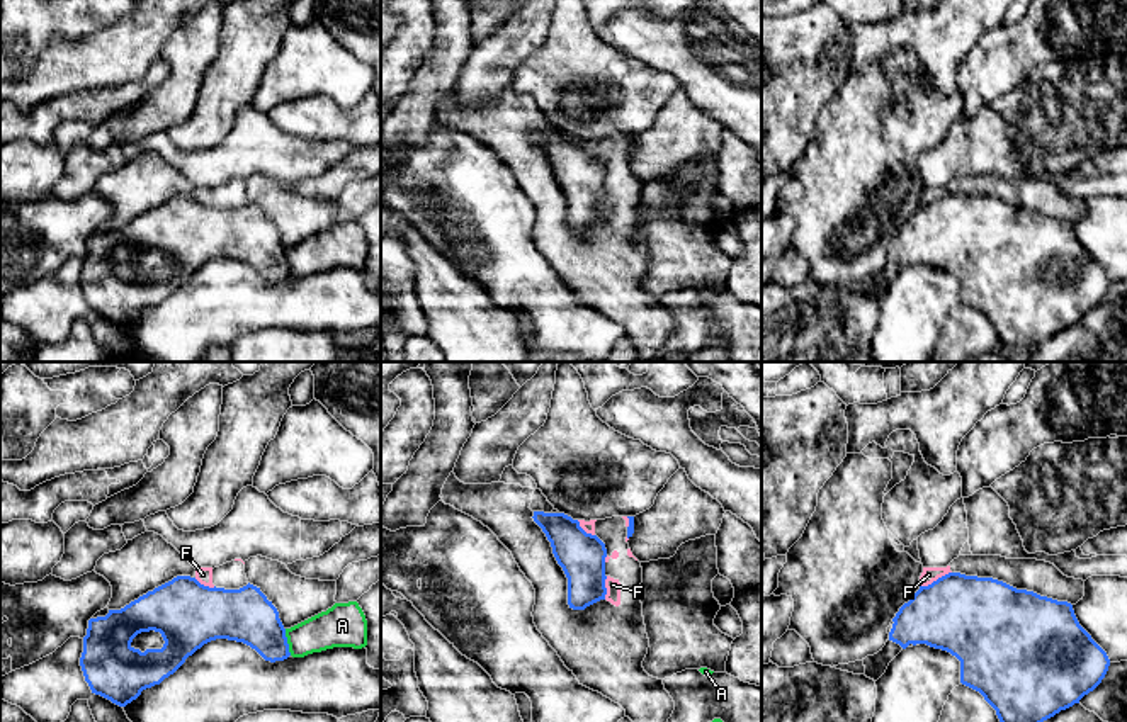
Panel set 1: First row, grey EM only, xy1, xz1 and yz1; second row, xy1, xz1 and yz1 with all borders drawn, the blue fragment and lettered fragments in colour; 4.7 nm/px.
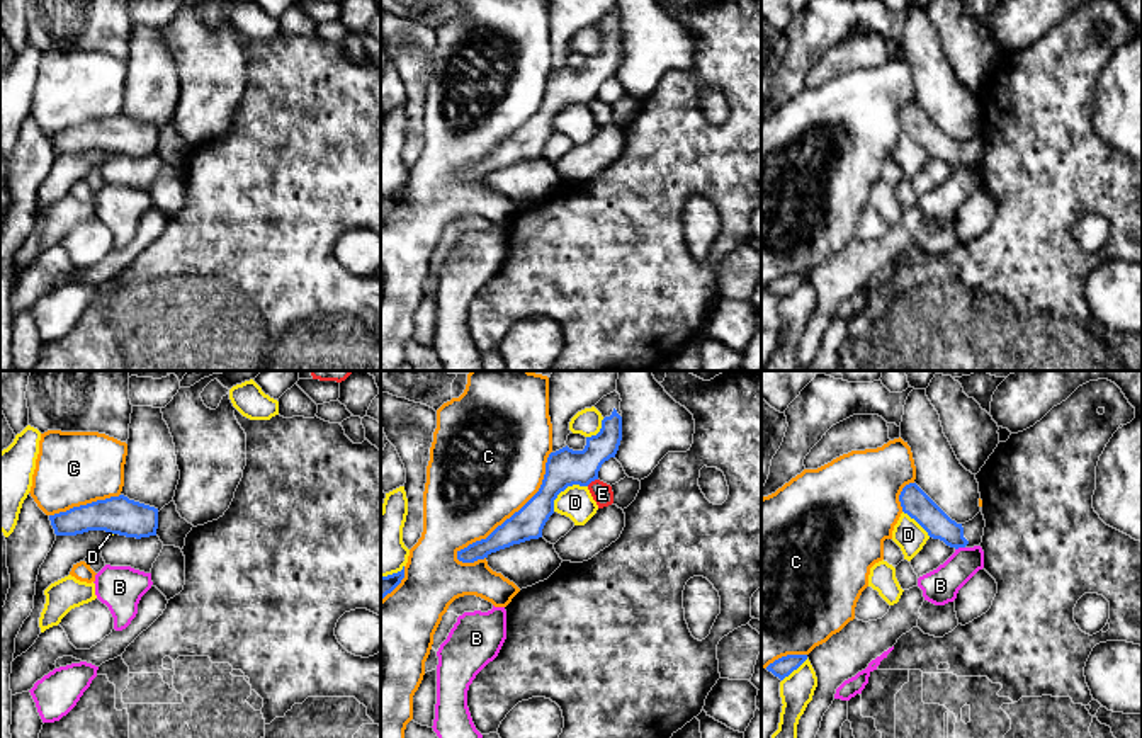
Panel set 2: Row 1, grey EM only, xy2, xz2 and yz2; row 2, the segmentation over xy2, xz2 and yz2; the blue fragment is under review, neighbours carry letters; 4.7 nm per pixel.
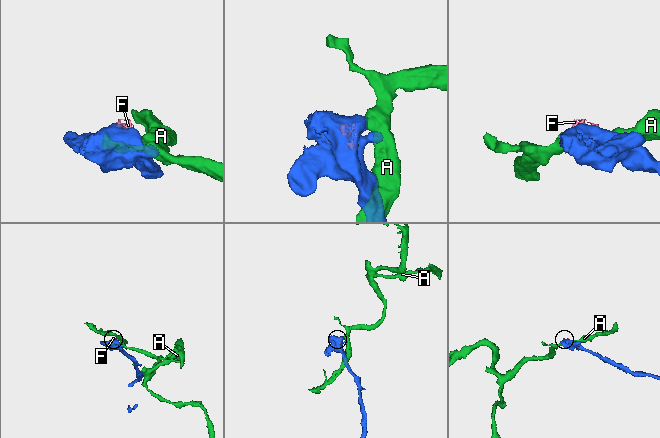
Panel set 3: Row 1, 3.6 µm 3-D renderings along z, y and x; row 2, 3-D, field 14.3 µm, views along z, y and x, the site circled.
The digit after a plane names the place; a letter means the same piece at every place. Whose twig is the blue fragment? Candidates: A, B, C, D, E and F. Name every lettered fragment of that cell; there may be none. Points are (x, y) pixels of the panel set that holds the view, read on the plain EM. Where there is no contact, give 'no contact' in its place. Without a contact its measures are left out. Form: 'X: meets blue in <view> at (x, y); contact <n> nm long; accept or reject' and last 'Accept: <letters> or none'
A: meets blue in xy1 at (286, 262); contact 130 nm long; reject
B: meets blue in yz2 at (959, 165); contact 50 nm long; reject
C: meets blue in xz2 at (514, 133); contact 700 nm long; reject
D: meets blue in xz2 at (565, 107); contact 200 nm long; reject
E: meets blue in xz2 at (592, 99); contact 70 nm long; reject
F: meets blue in yz1 at (937, 199); contact 170 nm long; reject
Accept: none

